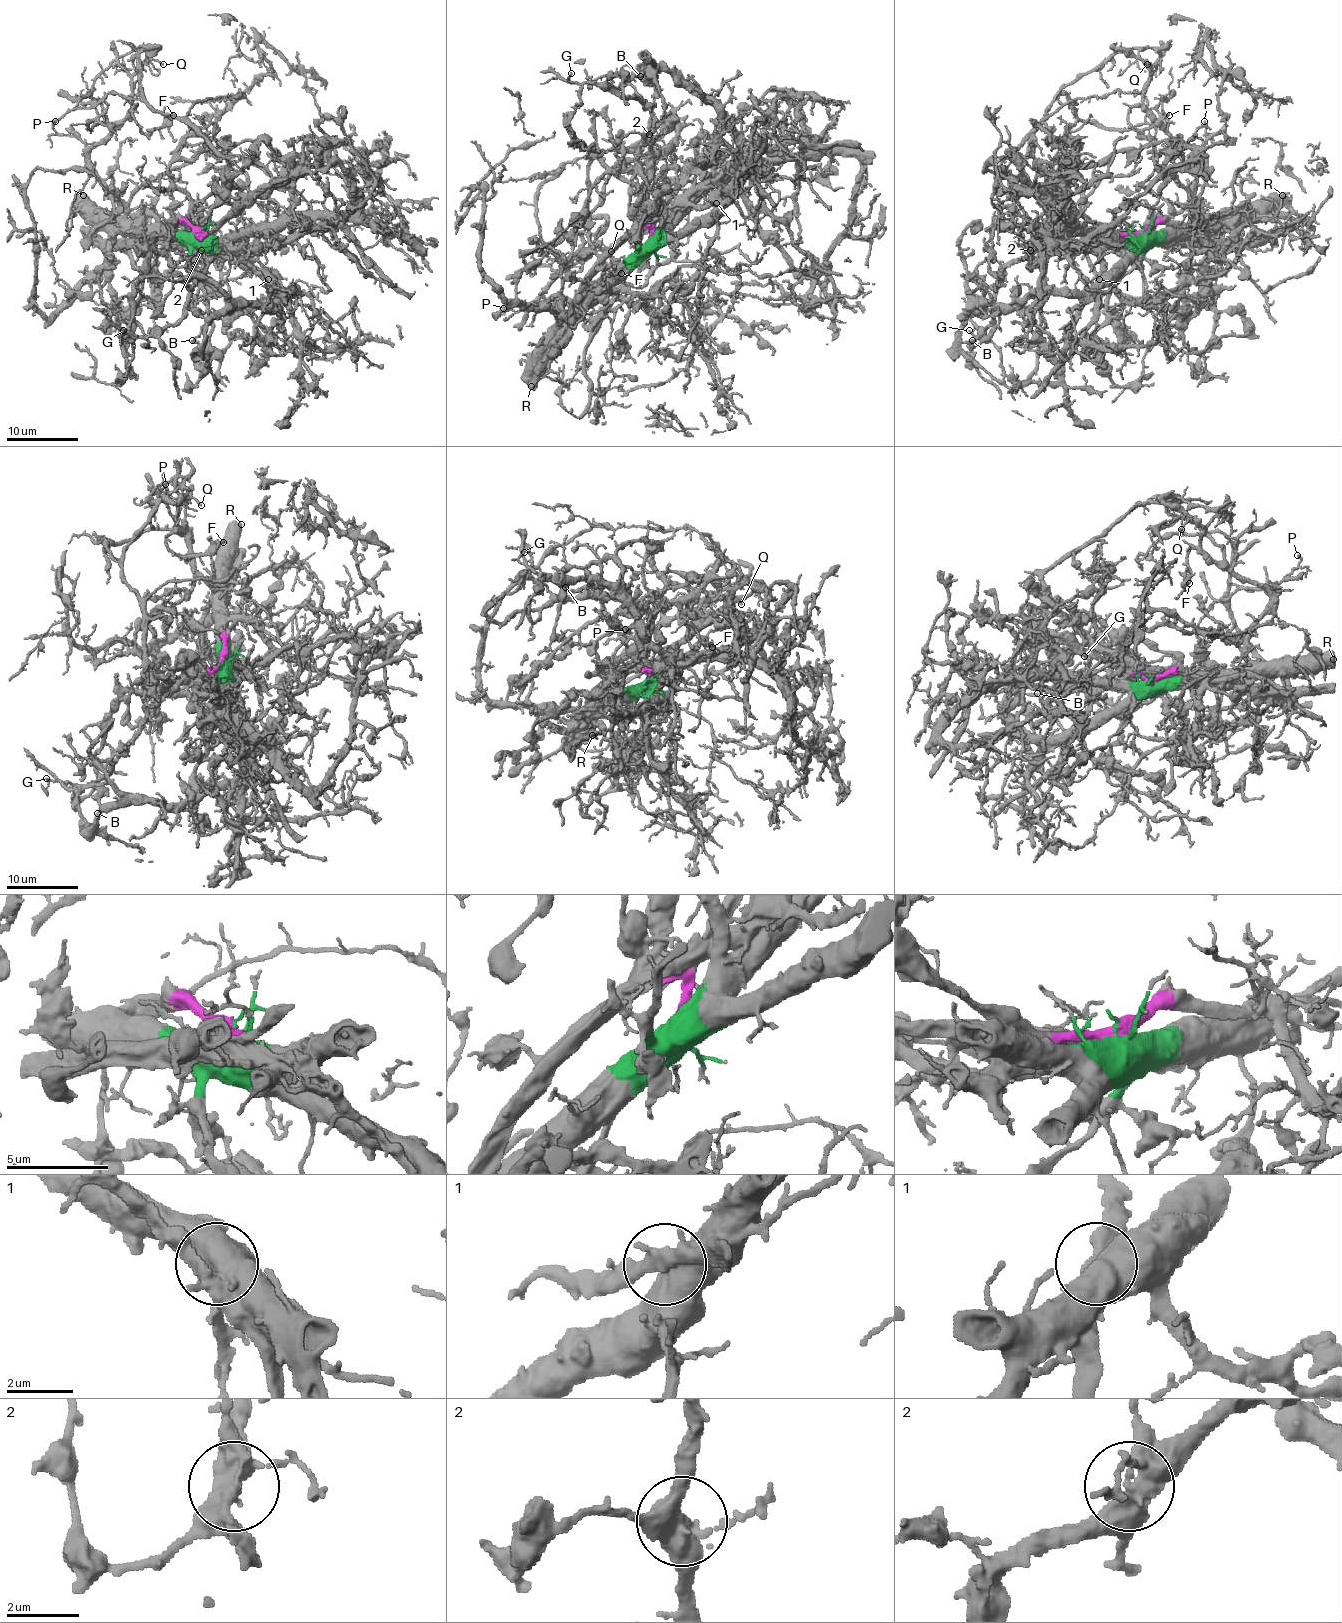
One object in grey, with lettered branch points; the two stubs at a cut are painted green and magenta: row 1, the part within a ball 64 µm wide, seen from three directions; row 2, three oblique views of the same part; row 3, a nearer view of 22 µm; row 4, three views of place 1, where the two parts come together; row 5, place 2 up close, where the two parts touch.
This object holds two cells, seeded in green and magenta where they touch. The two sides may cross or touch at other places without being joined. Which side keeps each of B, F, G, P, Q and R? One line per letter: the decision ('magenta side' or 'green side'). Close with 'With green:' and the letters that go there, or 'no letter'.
B: green side
F: green side
G: magenta side
P: green side
Q: green side
R: green side
With green: B, F, P, Q, R

